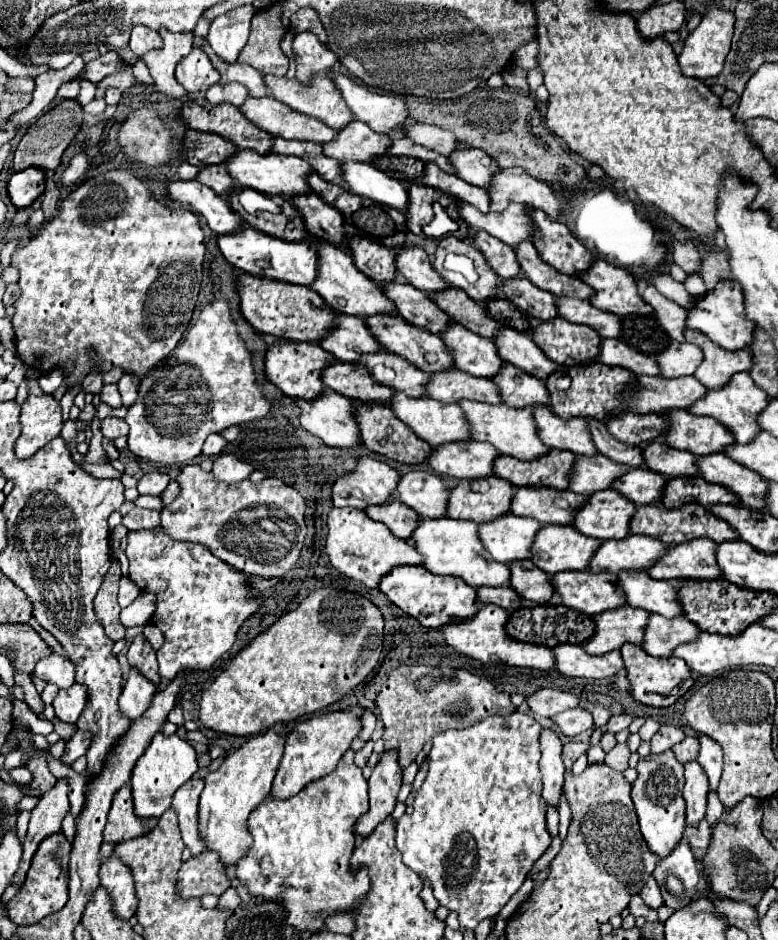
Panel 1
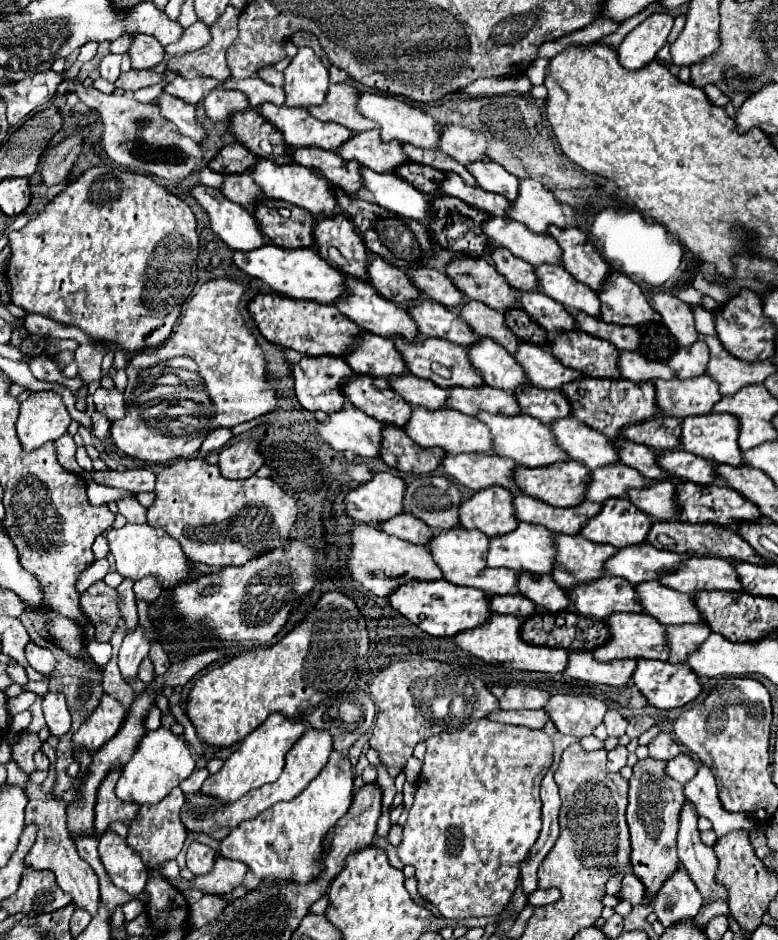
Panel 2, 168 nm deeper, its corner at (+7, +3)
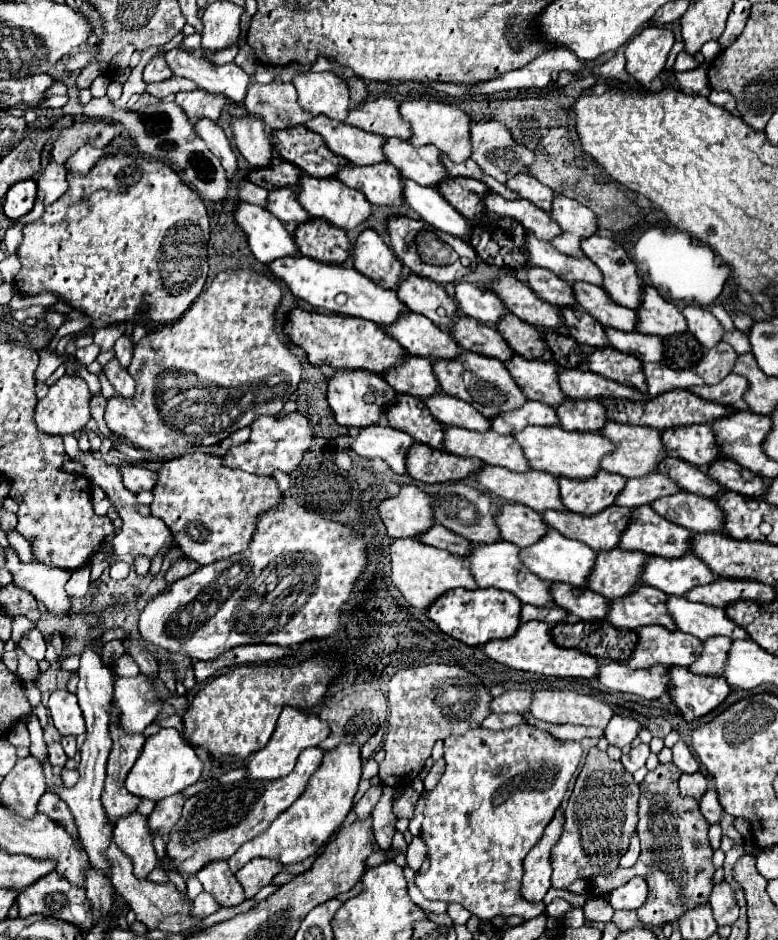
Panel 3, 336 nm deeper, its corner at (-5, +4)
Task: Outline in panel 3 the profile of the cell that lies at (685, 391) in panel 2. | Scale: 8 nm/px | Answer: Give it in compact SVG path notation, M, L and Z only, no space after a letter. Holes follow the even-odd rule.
M730 373L718 385L692 387L692 393L706 401L720 403L720 405L732 407L736 411L744 411L744 409L748 409L748 405L744 403L744 397L742 397L746 389L748 389L748 381L736 373Z

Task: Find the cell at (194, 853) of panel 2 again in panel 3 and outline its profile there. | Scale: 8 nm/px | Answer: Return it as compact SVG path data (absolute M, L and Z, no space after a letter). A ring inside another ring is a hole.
M226 859L216 861L216 863L208 863L208 867L202 867L196 873L196 877L200 879L204 891L214 895L216 901L220 905L224 905L224 907L238 905L238 903L242 903L246 899L242 887L238 885L236 877L232 875Z

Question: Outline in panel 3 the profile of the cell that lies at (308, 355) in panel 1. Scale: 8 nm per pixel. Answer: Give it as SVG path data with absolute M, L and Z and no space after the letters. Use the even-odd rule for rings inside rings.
M338 369L334 377L328 379L328 391L326 391L330 409L340 425L346 427L368 427L372 423L378 423L380 413L392 399L396 397L396 391L384 383L384 379L376 373L370 373L366 369Z

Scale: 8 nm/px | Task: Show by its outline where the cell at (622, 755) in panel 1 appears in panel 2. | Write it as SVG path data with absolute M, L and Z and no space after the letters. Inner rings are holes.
M616 746L614 750L608 752L608 770L610 772L620 772L620 768L626 766L628 750L624 746Z

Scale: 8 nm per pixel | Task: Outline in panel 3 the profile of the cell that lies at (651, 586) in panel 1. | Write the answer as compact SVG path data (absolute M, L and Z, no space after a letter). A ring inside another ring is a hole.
M670 595L666 601L668 613L680 631L686 631L698 639L712 635L726 635L730 639L748 639L748 633L732 623L720 607L708 607L704 603L692 603L686 597Z

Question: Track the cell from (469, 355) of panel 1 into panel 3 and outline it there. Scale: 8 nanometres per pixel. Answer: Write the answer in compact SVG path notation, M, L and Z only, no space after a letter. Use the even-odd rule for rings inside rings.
M514 353L510 361L504 361L504 365L528 399L542 401L550 407L558 407L562 399L566 399L558 387L556 365L552 361L528 361Z

